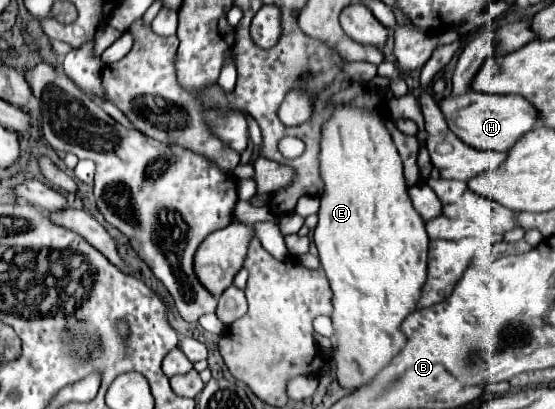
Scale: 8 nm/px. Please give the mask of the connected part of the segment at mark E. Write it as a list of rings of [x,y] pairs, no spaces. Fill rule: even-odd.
[[[338,106],[322,124],[320,136],[320,178],[324,192],[320,196],[318,224],[314,230],[314,244],[320,252],[322,268],[334,292],[332,324],[336,328],[332,362],[338,370],[338,382],[344,388],[356,390],[370,382],[404,346],[400,332],[402,320],[416,310],[418,294],[422,292],[428,266],[428,234],[426,224],[412,208],[408,186],[402,176],[402,160],[386,128],[384,114],[370,112],[358,106]]]

